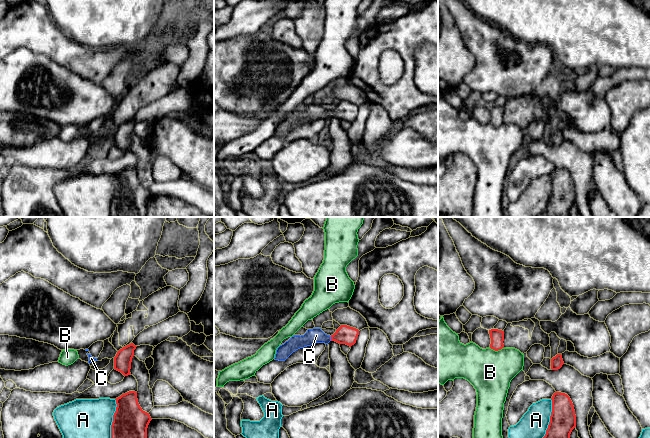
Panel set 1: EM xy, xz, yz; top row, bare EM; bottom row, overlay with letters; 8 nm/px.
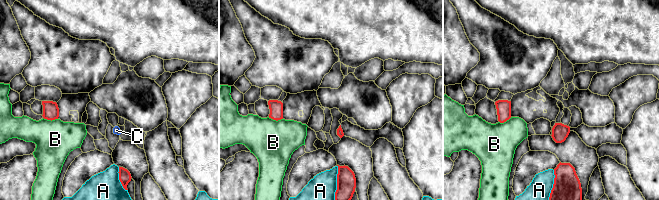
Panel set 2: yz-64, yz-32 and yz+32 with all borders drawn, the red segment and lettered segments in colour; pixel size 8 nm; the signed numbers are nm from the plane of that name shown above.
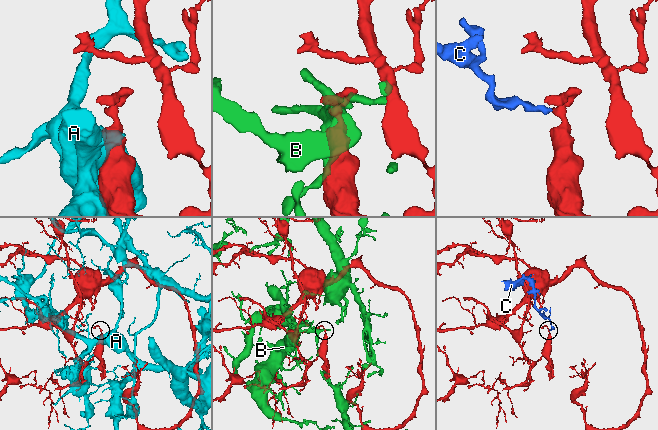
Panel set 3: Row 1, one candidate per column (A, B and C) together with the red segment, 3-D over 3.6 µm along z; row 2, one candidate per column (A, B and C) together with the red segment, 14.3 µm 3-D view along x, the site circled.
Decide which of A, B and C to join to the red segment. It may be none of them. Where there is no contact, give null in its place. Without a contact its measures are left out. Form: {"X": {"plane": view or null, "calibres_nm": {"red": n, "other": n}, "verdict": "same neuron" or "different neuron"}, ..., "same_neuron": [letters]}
{"A": {"plane": "xy", "calibres_nm": {"red": 280, "other": 320}, "verdict": "different neuron"}, "B": {"plane": "yz", "calibres_nm": {"red": 110, "other": 360}, "verdict": "different neuron"}, "C": {"plane": "xz", "calibres_nm": {"red": 150, "other": 120}, "verdict": "same neuron"}, "same_neuron": ["C"]}

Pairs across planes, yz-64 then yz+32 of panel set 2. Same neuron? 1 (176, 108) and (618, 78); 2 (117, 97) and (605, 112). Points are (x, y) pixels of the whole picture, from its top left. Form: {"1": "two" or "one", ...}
{"1": "two", "2": "one"}

